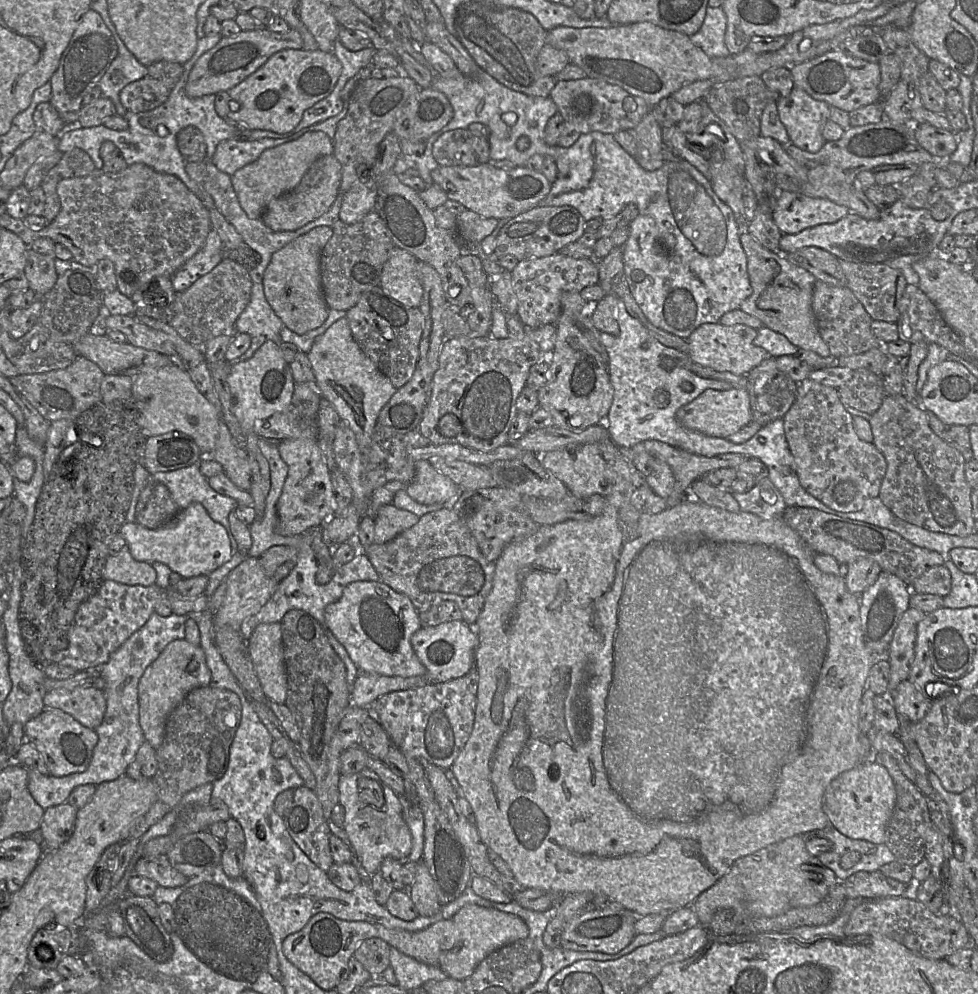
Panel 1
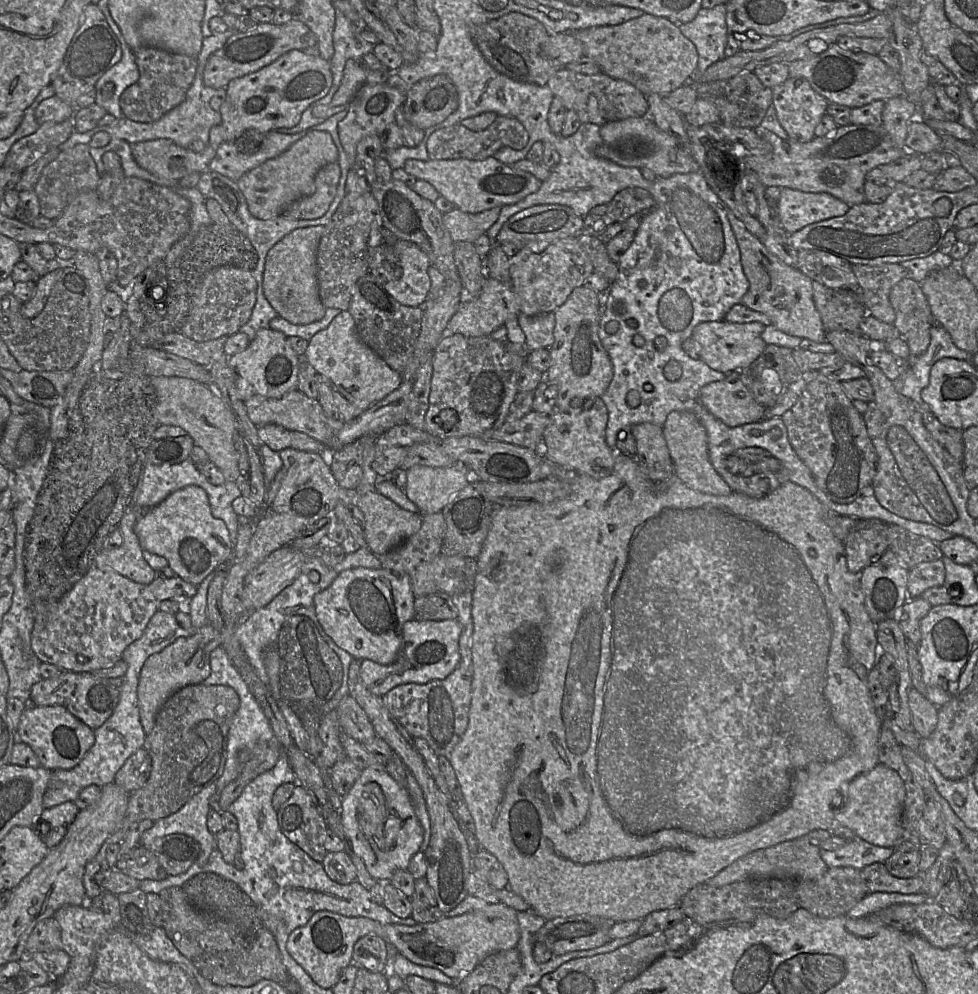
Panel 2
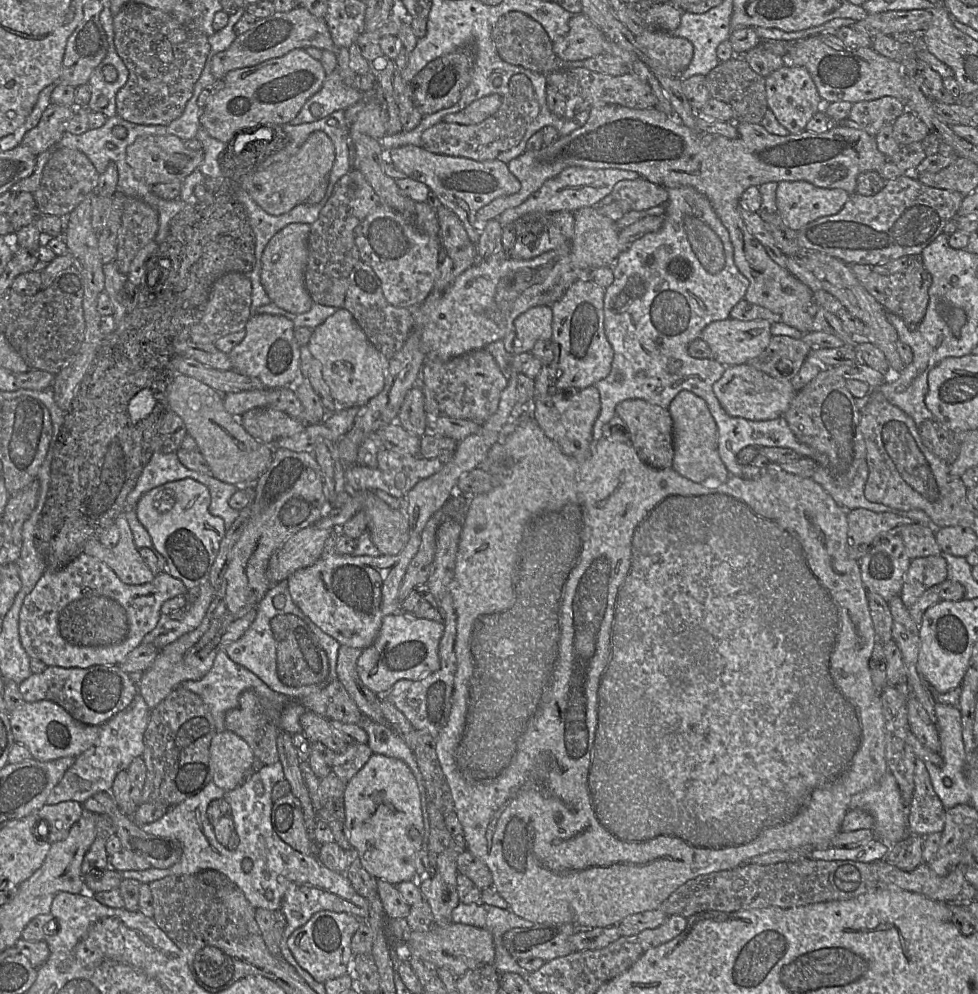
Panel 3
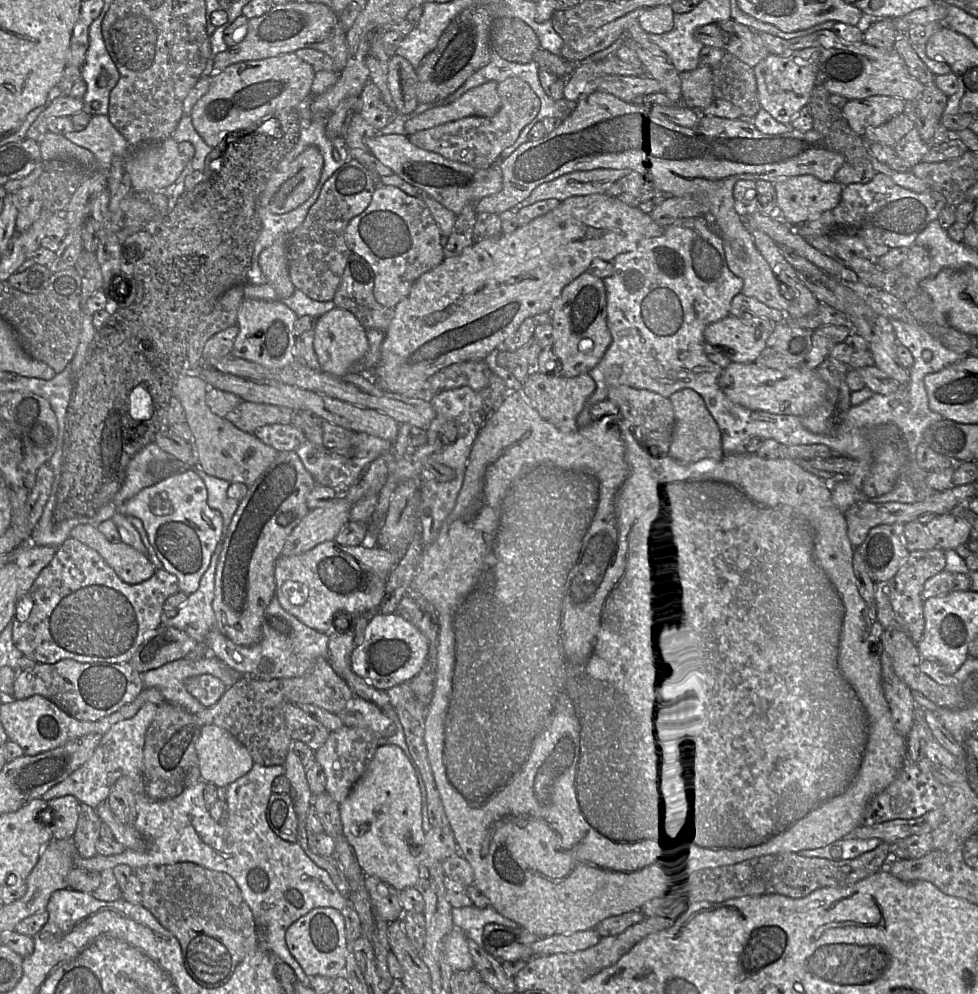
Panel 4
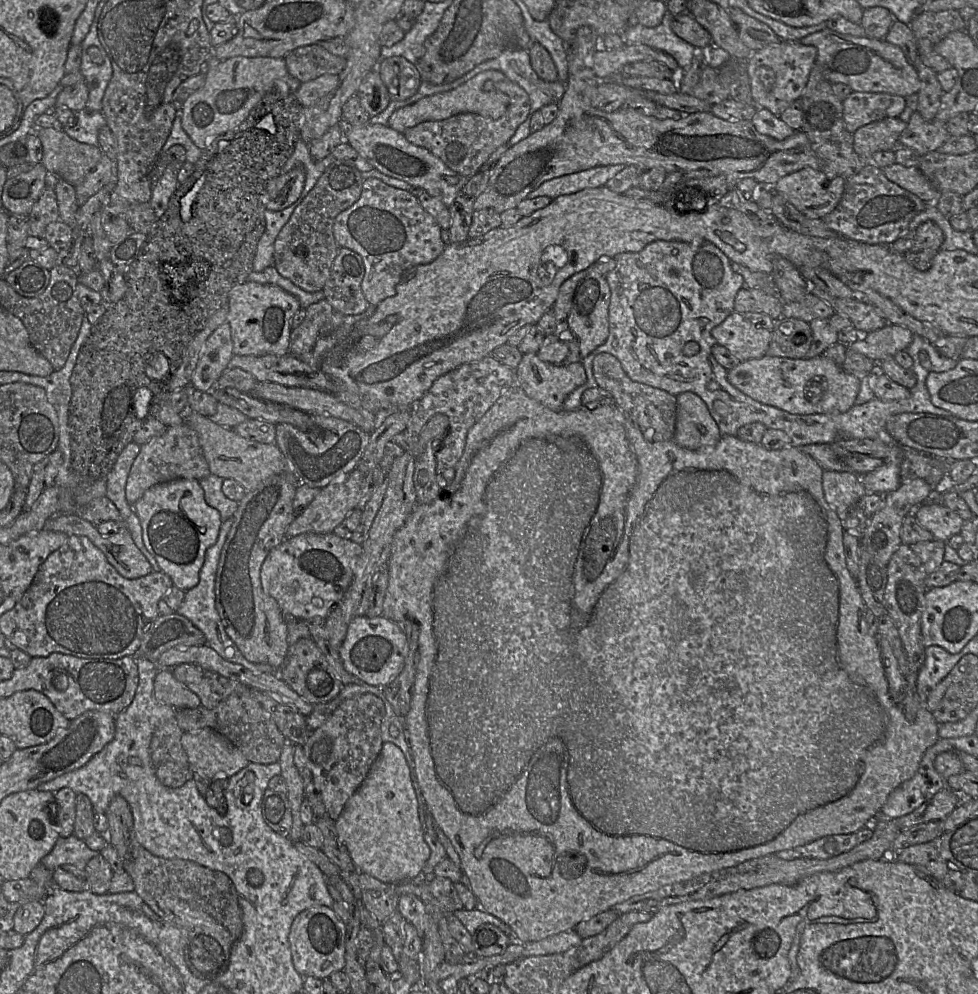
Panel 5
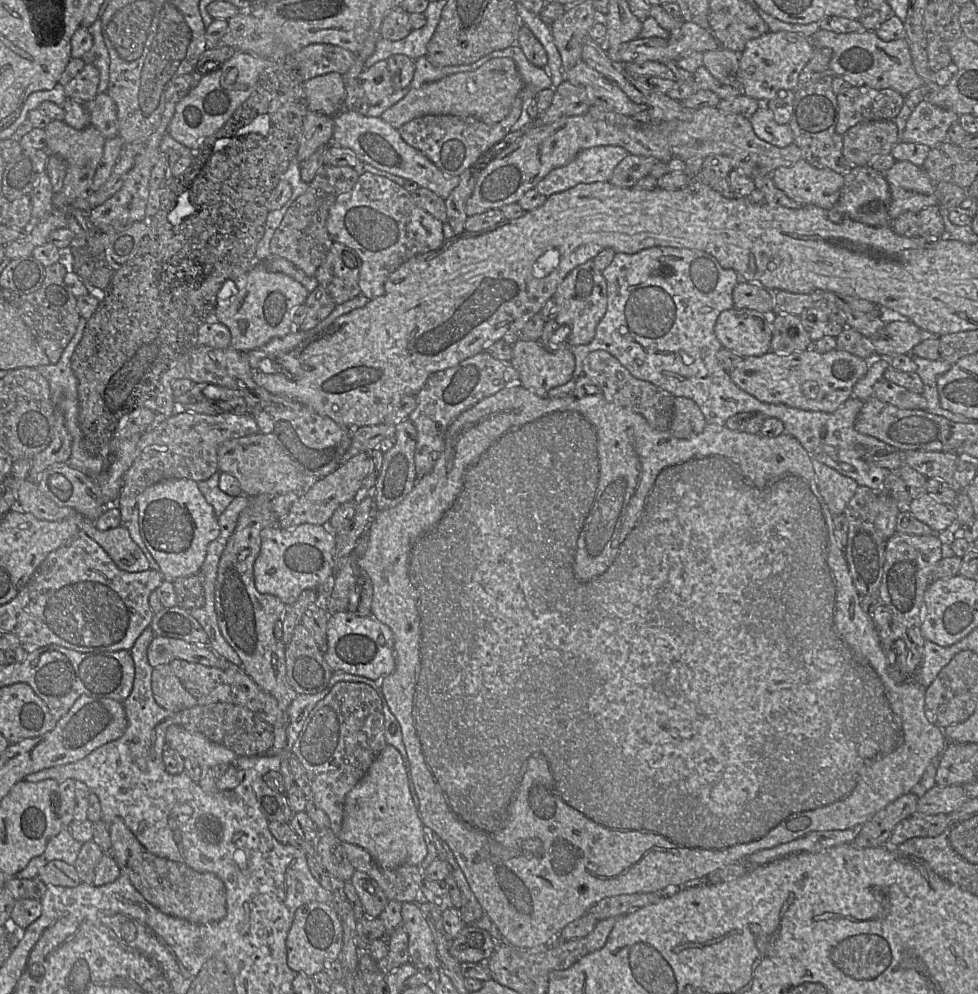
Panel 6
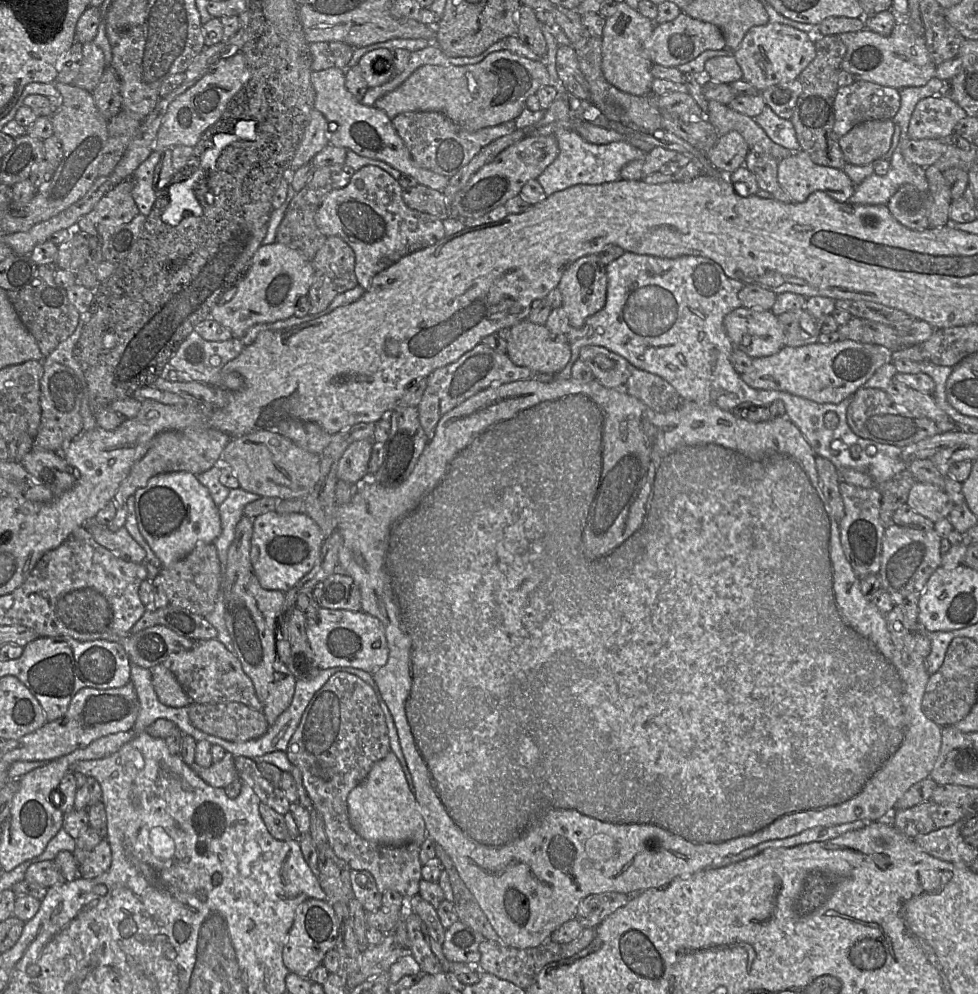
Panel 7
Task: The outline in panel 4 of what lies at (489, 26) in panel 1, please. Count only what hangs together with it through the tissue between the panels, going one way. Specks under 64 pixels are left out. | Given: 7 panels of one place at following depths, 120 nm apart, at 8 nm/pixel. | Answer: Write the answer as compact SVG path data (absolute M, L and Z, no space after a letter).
M495 18L490 40L491 48L510 62L529 63L535 51L541 49L533 29L518 18Z

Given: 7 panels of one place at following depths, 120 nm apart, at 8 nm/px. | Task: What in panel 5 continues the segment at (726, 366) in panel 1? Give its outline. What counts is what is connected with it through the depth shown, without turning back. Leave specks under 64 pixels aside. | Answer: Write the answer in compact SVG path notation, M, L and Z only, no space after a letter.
M732 312L714 327L711 335L740 362L766 355L773 331L773 319L761 313Z

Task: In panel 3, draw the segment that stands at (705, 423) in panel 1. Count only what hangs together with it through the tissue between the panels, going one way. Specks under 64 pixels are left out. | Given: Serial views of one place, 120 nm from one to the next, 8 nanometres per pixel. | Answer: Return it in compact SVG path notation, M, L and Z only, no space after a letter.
M750 363L726 367L723 376L714 383L713 392L729 416L752 421L781 417L797 393L790 381L772 378L751 366Z

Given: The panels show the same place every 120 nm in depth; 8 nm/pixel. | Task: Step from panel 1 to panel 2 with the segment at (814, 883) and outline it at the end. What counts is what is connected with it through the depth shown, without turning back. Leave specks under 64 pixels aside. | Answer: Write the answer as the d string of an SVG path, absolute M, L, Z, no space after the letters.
M818 829L802 837L754 851L737 859L705 883L713 887L720 887L736 881L755 878L799 878L805 880L818 878L828 869L820 857L820 845L830 836L829 831Z

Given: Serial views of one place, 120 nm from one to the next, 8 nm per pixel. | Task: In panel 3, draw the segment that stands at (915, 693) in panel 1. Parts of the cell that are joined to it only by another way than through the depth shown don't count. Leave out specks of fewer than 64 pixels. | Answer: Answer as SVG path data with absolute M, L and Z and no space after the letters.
M914 696L908 697L908 723L910 730L924 746L940 754L941 743L937 725Z

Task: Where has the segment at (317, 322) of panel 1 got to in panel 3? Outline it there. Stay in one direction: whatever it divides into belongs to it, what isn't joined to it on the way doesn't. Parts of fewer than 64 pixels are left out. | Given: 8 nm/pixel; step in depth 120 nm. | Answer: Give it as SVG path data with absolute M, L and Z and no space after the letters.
M292 223L285 226L269 240L261 257L260 281L265 292L276 306L294 314L309 311L314 303L304 283L309 232L309 224Z

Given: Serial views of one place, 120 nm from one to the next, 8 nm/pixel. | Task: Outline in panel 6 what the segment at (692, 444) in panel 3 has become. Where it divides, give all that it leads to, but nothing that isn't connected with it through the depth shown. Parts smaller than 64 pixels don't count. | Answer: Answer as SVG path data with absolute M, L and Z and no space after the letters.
M676 397L670 432L677 438L687 439L701 433L707 422L697 404L686 397Z

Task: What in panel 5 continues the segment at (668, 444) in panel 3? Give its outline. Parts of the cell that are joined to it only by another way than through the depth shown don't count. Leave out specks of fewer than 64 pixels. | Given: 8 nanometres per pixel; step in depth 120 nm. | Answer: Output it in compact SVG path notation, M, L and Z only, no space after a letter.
M600 353L595 356L593 374L597 385L612 396L615 404L642 432L646 440L650 442L674 440L677 419L676 396L631 380L619 360L609 353Z

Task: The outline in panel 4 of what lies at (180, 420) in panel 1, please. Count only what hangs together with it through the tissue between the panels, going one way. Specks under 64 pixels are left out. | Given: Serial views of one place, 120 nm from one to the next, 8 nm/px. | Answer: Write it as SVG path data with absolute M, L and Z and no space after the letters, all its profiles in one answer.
M194 373L179 376L172 388L172 396L181 402L185 423L192 434L192 445L197 454L197 467L209 476L223 479L229 483L242 483L248 487L276 458L278 451L264 444L253 434L236 428L225 418L211 412L205 402L208 384Z

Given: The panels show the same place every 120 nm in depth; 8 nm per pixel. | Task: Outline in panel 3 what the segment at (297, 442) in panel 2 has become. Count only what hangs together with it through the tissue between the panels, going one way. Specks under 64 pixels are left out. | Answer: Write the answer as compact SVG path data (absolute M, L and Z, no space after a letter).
M270 408L248 410L240 416L239 422L249 435L265 444L298 434L305 427L286 413Z

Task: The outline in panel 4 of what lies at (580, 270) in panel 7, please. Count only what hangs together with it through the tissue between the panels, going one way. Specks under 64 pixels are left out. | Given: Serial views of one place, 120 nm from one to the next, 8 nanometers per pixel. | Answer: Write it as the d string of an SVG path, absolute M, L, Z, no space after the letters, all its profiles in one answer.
M589 271L566 285L551 310L554 330L553 351L562 364L561 375L567 378L589 373L603 358L612 342L607 325L607 296L604 281Z

